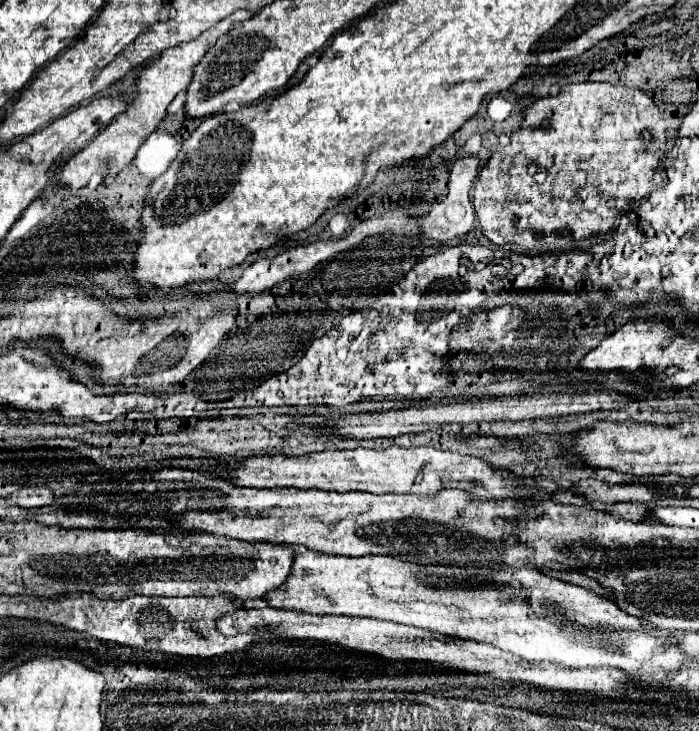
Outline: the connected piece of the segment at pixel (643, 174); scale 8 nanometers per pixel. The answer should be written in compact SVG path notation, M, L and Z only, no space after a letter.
M578 82L578 84L570 84L566 88L560 90L558 96L546 96L546 98L538 98L534 100L528 108L522 108L522 124L516 132L512 132L510 136L510 144L498 148L480 168L478 178L476 178L476 186L474 186L474 210L480 222L480 230L484 236L488 236L490 242L494 242L496 246L516 246L522 252L562 252L568 250L576 240L584 240L590 234L606 234L610 230L616 228L618 220L624 212L628 212L628 208L636 208L638 202L642 202L644 198L648 198L648 194L656 188L660 188L666 182L666 174L664 174L664 166L662 160L666 156L666 128L662 124L662 116L658 106L652 102L652 98L648 94L644 94L642 90L636 88L628 88L628 86L614 86L608 82Z

